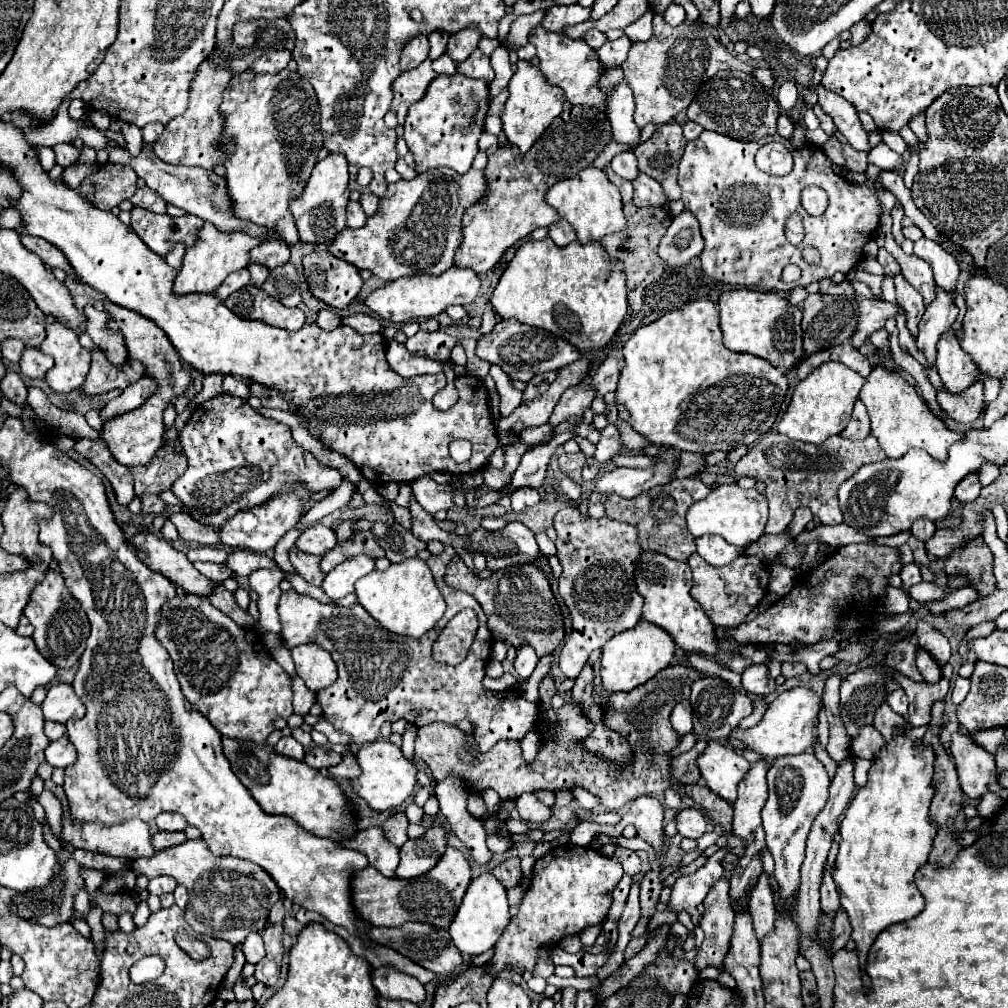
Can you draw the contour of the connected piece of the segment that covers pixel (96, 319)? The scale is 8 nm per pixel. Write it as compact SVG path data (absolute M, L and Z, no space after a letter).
M93 306L85 308L87 316L87 334L91 340L105 352L107 360L113 366L123 366L127 362L127 348L123 342L123 334L119 330L109 328L109 316L105 312L95 310Z

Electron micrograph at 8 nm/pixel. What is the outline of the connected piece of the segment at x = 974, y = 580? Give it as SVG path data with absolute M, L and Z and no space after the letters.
M973 540L965 548L953 552L943 566L947 576L967 578L967 586L983 598L995 590L993 554L983 540Z

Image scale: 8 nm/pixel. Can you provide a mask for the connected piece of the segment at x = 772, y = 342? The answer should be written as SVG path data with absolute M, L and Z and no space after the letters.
M729 290L719 298L719 316L723 342L729 350L747 352L773 364L775 368L795 368L803 358L803 312L777 292L761 290Z

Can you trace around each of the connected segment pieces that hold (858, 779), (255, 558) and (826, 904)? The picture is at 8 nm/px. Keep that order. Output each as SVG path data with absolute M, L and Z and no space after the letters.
M853 758L853 760L855 760L855 784L863 786L867 780L867 770L869 770L871 762L863 760L863 758Z
M231 550L225 562L237 576L249 576L257 568L279 568L267 554L253 554L251 550Z
M829 872L823 876L823 884L821 884L821 908L831 918L835 918L835 914L839 910L839 894L837 894L835 882L829 876Z

